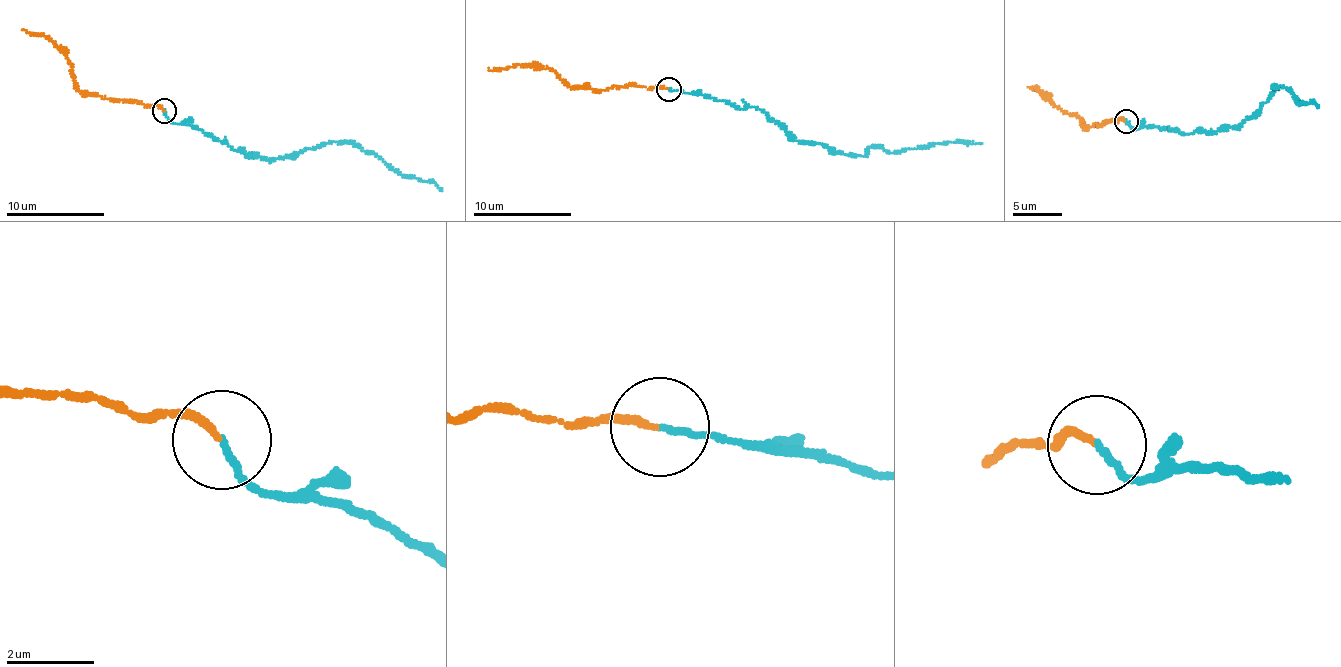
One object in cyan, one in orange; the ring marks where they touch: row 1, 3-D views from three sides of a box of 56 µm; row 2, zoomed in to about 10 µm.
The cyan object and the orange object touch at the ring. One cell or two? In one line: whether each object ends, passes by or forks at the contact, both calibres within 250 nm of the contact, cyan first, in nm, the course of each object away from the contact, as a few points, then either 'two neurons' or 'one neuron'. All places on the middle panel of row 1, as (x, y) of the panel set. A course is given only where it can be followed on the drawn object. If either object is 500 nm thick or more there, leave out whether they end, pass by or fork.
cyan ends; orange ends; calibres 140 and 140 nm; course cyan (669, 88), (763, 110), (795, 137), (840, 153), (863, 156), (870, 147), (896, 153), (937, 143), (981, 143); course orange (669, 88), (576, 89), (540, 66), (513, 64), (505, 69), (489, 68); one neuron

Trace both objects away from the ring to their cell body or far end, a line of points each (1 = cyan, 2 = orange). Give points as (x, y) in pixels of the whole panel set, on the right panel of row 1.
1: (1126, 121), (1136, 129), (1227, 129), (1254, 117), (1272, 88), (1290, 88), (1298, 103), (1318, 107)
2: (1126, 121), (1109, 120), (1087, 128), (1083, 122), (1049, 100), (1036, 86), (1028, 87)

